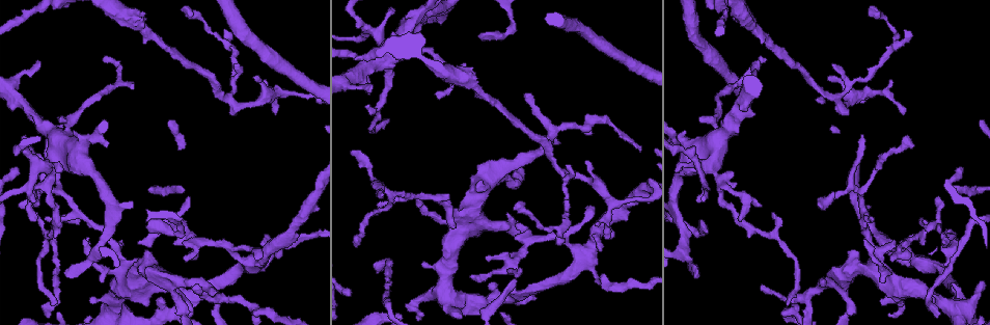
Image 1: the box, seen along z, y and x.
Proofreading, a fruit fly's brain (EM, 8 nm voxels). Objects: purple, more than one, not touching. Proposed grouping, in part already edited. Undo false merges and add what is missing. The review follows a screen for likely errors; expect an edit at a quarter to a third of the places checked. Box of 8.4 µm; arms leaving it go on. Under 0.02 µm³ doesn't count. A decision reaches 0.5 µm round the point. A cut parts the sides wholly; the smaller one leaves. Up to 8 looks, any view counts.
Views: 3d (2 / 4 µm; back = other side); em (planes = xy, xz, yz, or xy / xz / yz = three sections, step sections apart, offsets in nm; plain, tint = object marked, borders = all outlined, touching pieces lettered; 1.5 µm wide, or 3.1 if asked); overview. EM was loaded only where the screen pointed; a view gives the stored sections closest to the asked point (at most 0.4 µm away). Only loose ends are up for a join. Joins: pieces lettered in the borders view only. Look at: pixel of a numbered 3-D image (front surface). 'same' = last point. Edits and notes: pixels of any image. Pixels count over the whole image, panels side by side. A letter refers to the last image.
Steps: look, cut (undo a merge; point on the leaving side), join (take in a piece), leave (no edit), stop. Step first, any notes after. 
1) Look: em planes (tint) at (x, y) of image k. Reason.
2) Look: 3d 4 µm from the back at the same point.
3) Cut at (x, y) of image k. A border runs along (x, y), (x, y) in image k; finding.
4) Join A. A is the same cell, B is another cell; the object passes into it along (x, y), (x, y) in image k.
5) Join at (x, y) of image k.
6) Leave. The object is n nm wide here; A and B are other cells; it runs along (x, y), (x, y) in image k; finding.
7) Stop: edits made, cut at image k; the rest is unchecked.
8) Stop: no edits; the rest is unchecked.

Look: em planes (borders) at (905, 29) of image 1. An open end.

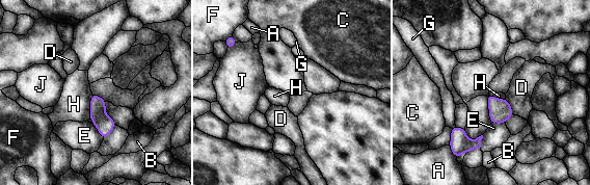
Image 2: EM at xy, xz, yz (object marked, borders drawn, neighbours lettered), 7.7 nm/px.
Leave. A, B, C, D, E, F, G, H and J are other cells; a border runs along (91, 93), (88, 119) in image 2; none of them fits.

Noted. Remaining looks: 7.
Look: 3d 4 µm at (906, 136) of image 1. Tapers out.

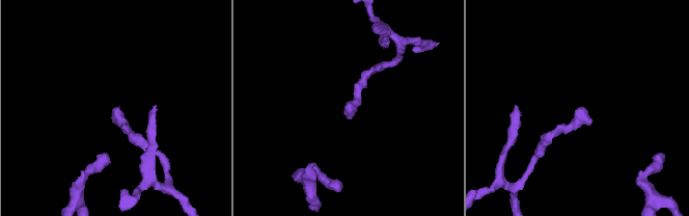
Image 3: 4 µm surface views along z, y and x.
Look: em planes (borders) at (582, 106) of image 3.

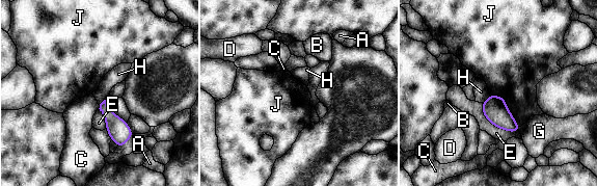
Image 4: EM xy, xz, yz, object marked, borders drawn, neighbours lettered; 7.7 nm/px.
Leave. The longest contact is with E, 380 nm; A, B, C, D, E, G, H and J are other cells; a border runs along (490, 94), (505, 99), (520, 126) in image 4; no lettered piece goes on from it.

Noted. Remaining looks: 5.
Look: em planes (borders) at (64, 159) of image 1. Four or more arms meet.

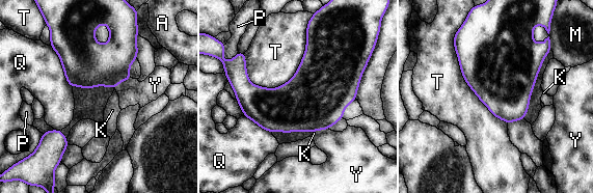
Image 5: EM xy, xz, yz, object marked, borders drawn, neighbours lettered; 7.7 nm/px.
Leave. A, K, M, P, Q, T and Y are other cells; a border runs along (306, 25), (296, 72), (251, 83) in image 5; all the same neuron.

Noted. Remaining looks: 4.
Stop: no edits; the rest is unchecked.

